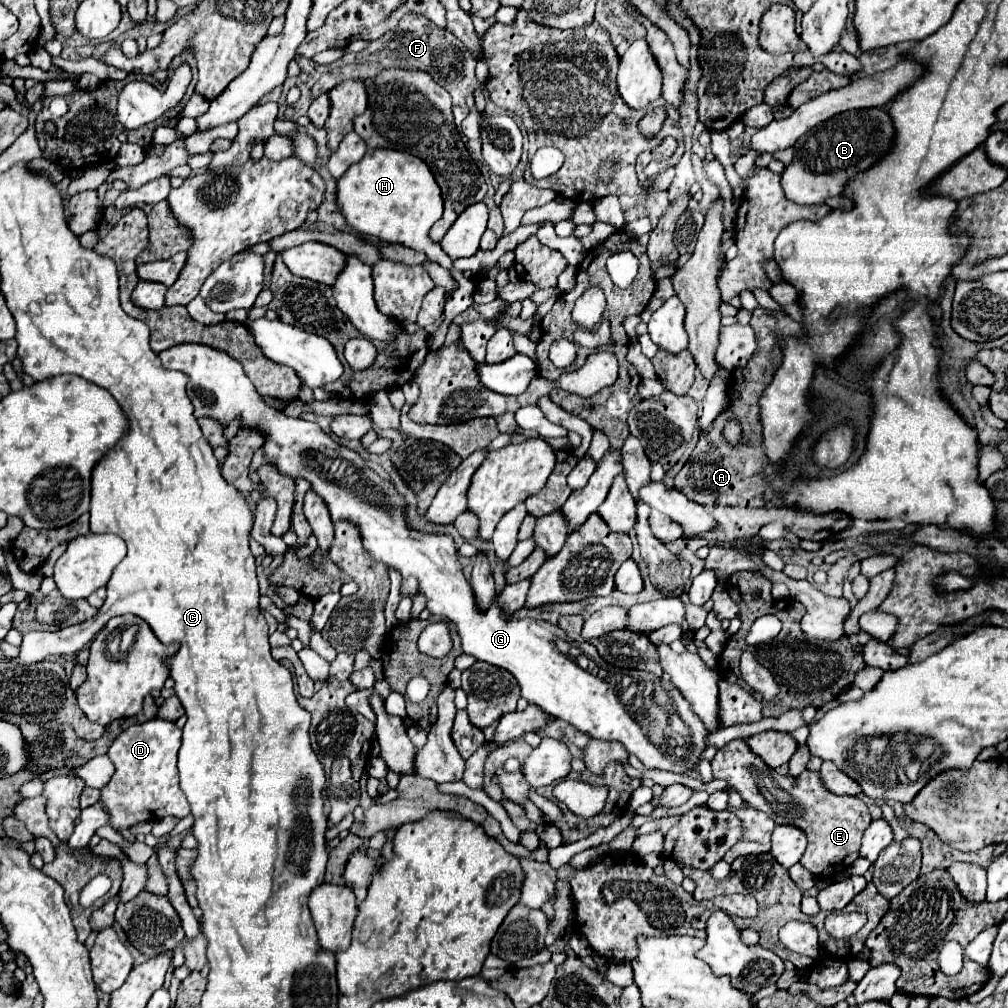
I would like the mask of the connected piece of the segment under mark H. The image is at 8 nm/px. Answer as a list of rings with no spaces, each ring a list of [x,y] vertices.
[[[374,149],[350,165],[346,173],[336,181],[336,207],[344,217],[350,231],[360,235],[372,235],[386,243],[400,243],[414,251],[426,253],[430,261],[442,265],[458,281],[458,289],[450,296],[444,307],[444,320],[429,338],[429,348],[435,350],[445,341],[453,319],[473,304],[476,286],[456,271],[452,259],[442,251],[438,243],[430,239],[430,227],[442,217],[442,191],[434,181],[430,169],[414,155],[394,149]]]

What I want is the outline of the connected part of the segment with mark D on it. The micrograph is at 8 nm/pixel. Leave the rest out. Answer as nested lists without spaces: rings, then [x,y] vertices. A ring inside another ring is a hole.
[[[152,719],[142,725],[132,725],[124,729],[112,743],[108,757],[114,763],[116,771],[112,779],[100,789],[100,797],[92,807],[82,809],[82,819],[76,825],[72,837],[68,839],[70,847],[88,845],[90,837],[104,825],[120,829],[130,829],[140,821],[158,821],[162,817],[186,817],[190,813],[188,801],[178,787],[178,769],[176,757],[180,747],[182,731],[172,721]]]

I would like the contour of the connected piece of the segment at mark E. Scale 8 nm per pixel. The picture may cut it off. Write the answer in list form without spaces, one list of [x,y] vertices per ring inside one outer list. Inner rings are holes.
[[[734,739],[720,747],[712,759],[714,779],[724,779],[732,789],[736,789],[742,799],[770,815],[776,823],[798,825],[808,835],[808,847],[800,863],[816,877],[827,877],[839,872],[840,866],[850,867],[860,855],[860,839],[870,825],[870,813],[864,801],[850,795],[836,795],[822,785],[818,771],[804,771],[798,777],[780,775],[770,769],[762,757],[758,757],[744,739]]]

